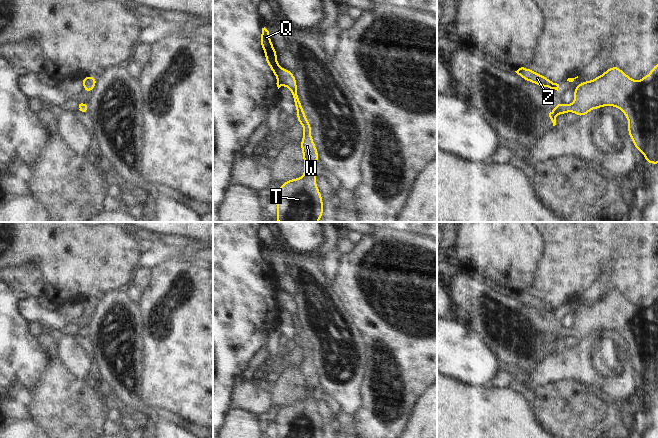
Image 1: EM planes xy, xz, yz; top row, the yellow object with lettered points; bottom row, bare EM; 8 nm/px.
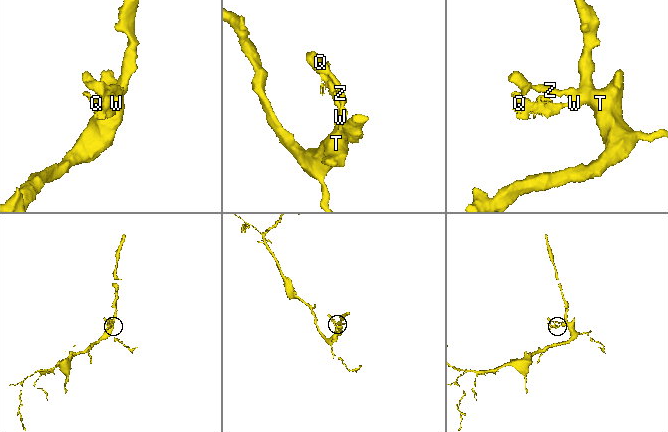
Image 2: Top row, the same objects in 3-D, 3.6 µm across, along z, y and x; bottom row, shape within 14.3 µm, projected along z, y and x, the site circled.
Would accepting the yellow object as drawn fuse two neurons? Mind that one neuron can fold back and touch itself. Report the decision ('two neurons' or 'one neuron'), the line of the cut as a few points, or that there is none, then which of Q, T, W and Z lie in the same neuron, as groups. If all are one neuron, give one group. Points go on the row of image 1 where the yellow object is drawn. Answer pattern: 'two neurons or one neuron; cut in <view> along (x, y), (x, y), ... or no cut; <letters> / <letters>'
one neuron; no cut; Q T W Z

